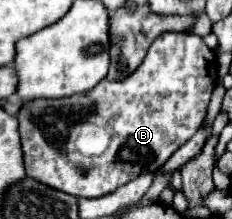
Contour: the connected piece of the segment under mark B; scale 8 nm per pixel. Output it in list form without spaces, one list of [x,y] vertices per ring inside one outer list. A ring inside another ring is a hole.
[[[164,32],[152,42],[140,68],[124,80],[102,80],[96,88],[92,88],[92,92],[68,98],[36,98],[24,102],[16,118],[20,126],[26,174],[66,194],[78,198],[98,198],[114,192],[140,174],[158,170],[200,128],[216,78],[216,56],[200,36]]]

